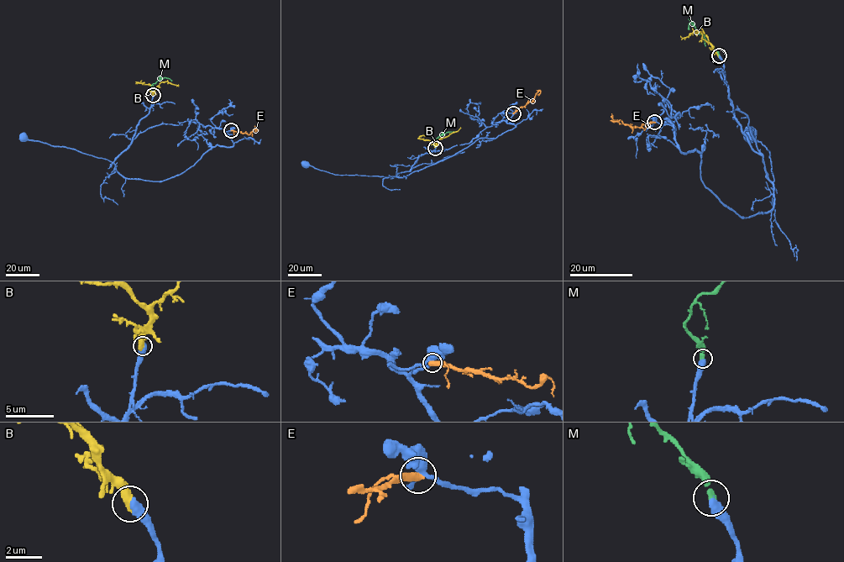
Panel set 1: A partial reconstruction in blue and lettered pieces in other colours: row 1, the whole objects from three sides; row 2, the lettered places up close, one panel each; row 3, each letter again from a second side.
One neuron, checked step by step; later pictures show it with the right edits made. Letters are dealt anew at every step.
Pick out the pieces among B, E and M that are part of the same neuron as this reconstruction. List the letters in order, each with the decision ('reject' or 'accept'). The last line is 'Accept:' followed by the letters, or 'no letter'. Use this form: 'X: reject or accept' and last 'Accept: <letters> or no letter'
B: reject
E: reject
M: accept
Accept: M

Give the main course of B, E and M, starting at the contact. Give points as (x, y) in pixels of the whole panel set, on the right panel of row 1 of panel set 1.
B: (719, 56), (699, 32), (694, 30), (689, 36), (680, 35)
E: (655, 122), (632, 129), (618, 120), (611, 120), (619, 124)
M: (719, 55), (712, 45), (689, 23), (689, 29)

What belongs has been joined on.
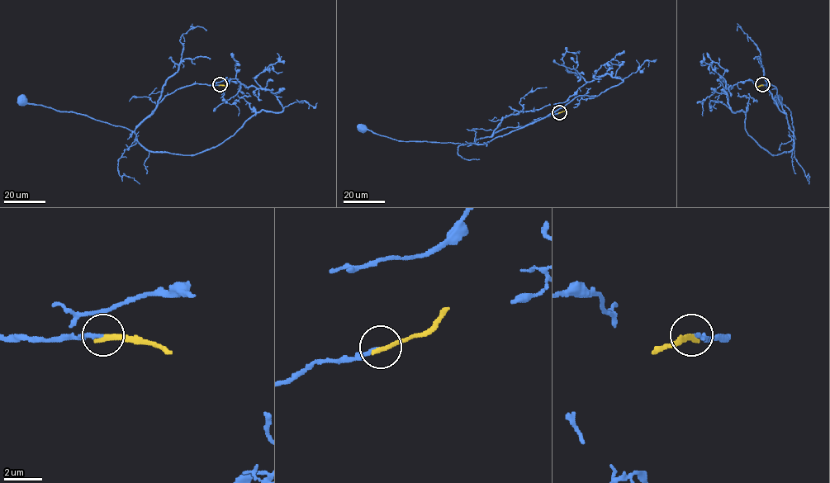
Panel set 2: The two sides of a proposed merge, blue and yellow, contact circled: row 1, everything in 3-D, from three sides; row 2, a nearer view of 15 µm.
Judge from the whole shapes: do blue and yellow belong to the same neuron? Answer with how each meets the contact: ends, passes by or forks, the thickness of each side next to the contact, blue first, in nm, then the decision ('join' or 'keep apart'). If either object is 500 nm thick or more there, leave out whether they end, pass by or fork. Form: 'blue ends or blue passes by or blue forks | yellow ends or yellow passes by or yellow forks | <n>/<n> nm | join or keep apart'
blue ends | yellow ends | 180/300 nm | join

